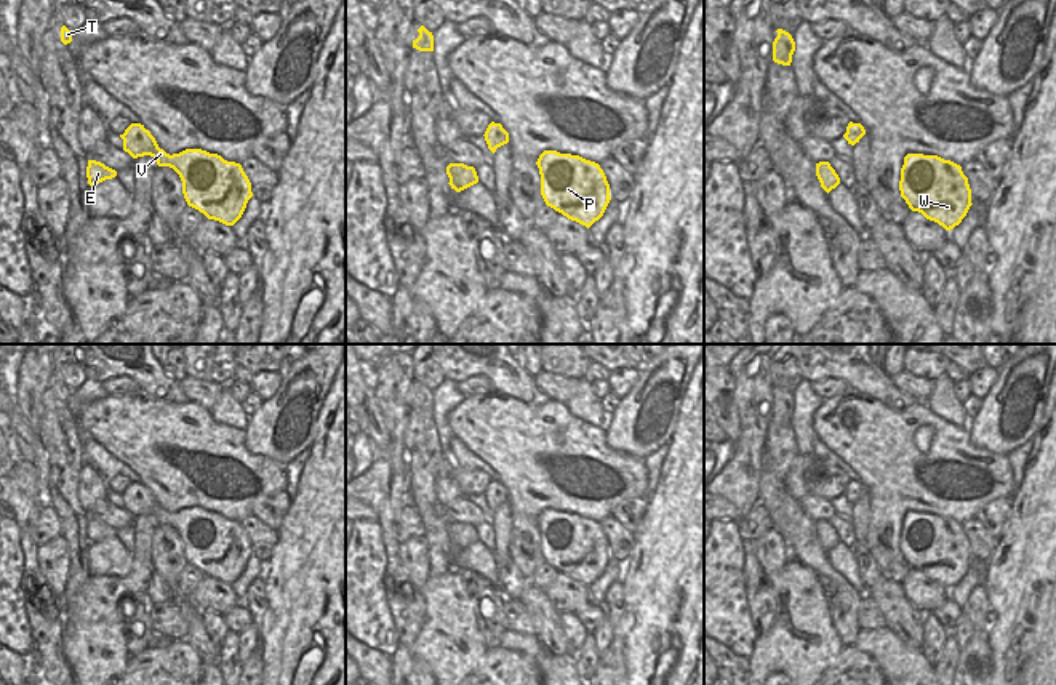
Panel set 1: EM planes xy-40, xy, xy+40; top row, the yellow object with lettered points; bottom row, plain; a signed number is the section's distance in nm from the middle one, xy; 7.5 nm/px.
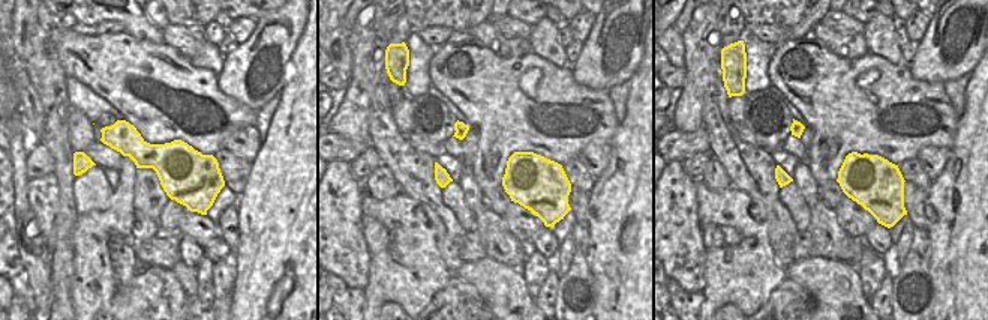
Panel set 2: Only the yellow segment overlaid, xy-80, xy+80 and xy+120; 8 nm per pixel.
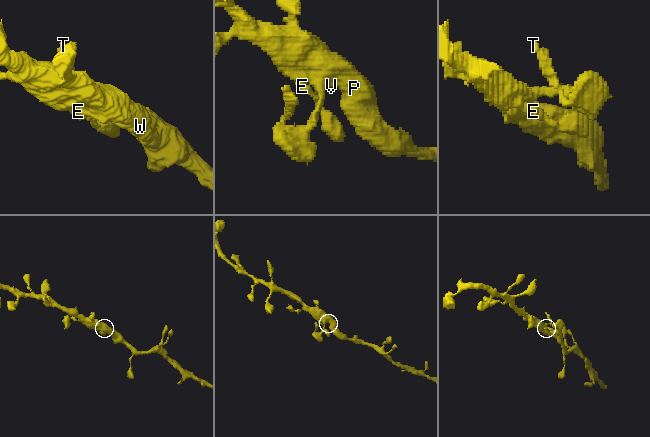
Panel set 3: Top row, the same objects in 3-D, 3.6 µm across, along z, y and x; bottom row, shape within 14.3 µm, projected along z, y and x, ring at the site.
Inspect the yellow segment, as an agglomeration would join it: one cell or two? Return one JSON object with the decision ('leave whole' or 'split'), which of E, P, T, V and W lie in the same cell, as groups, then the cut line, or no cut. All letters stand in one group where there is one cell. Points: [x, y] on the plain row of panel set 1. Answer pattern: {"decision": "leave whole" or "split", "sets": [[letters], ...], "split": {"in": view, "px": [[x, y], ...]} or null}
{"decision": "split", "sets": [["E", "P", "V", "W"], ["T"]], "split": {"in": "xy", "px": [[490, 496], [498, 493], [503, 498]]}}

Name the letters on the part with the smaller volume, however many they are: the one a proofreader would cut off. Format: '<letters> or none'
T

